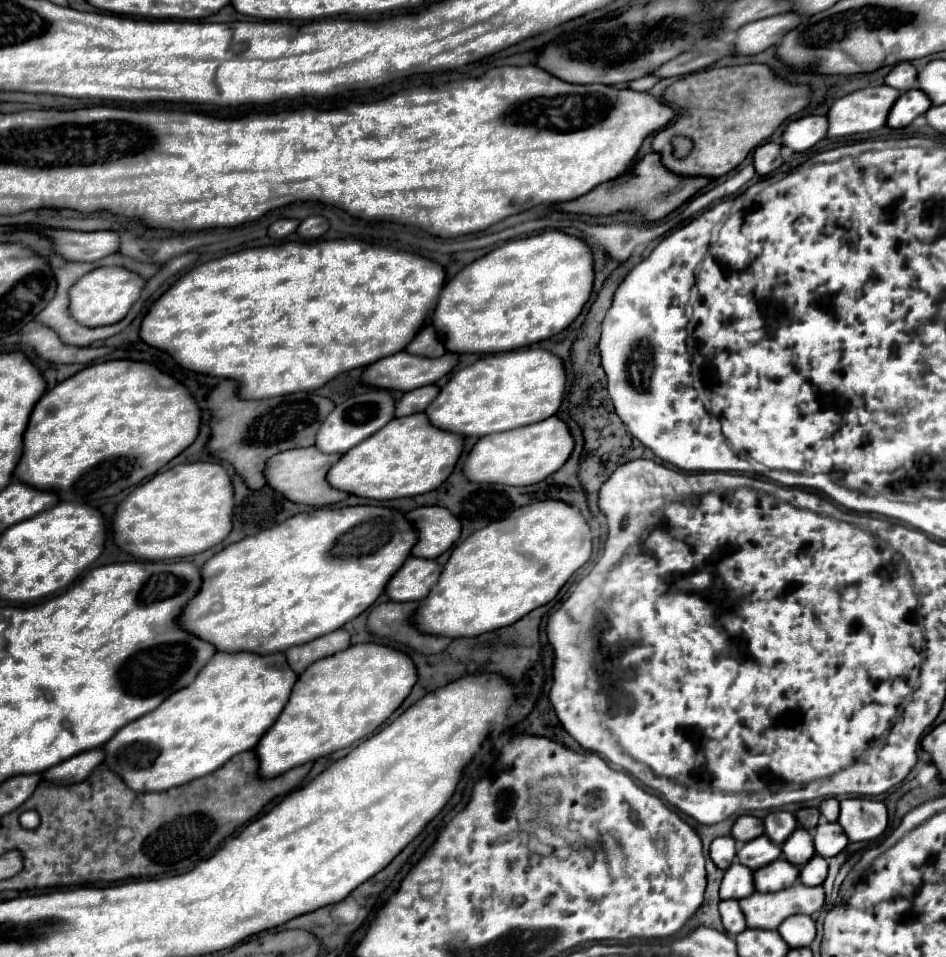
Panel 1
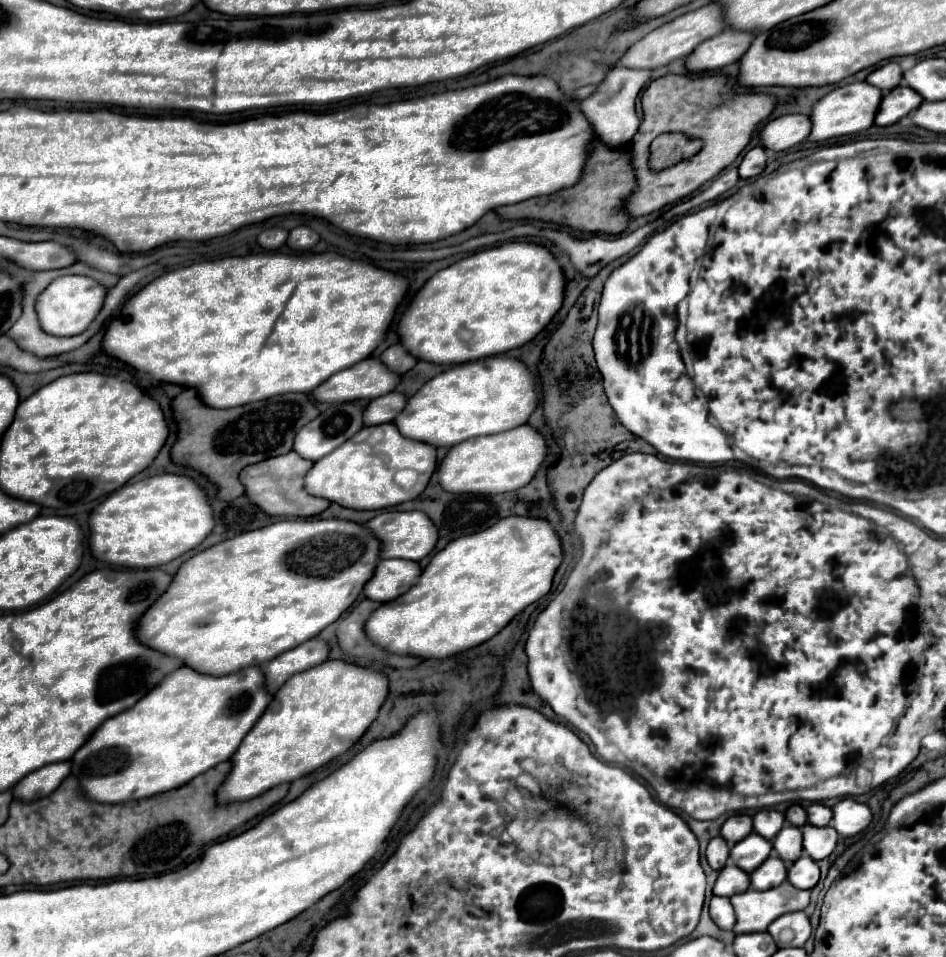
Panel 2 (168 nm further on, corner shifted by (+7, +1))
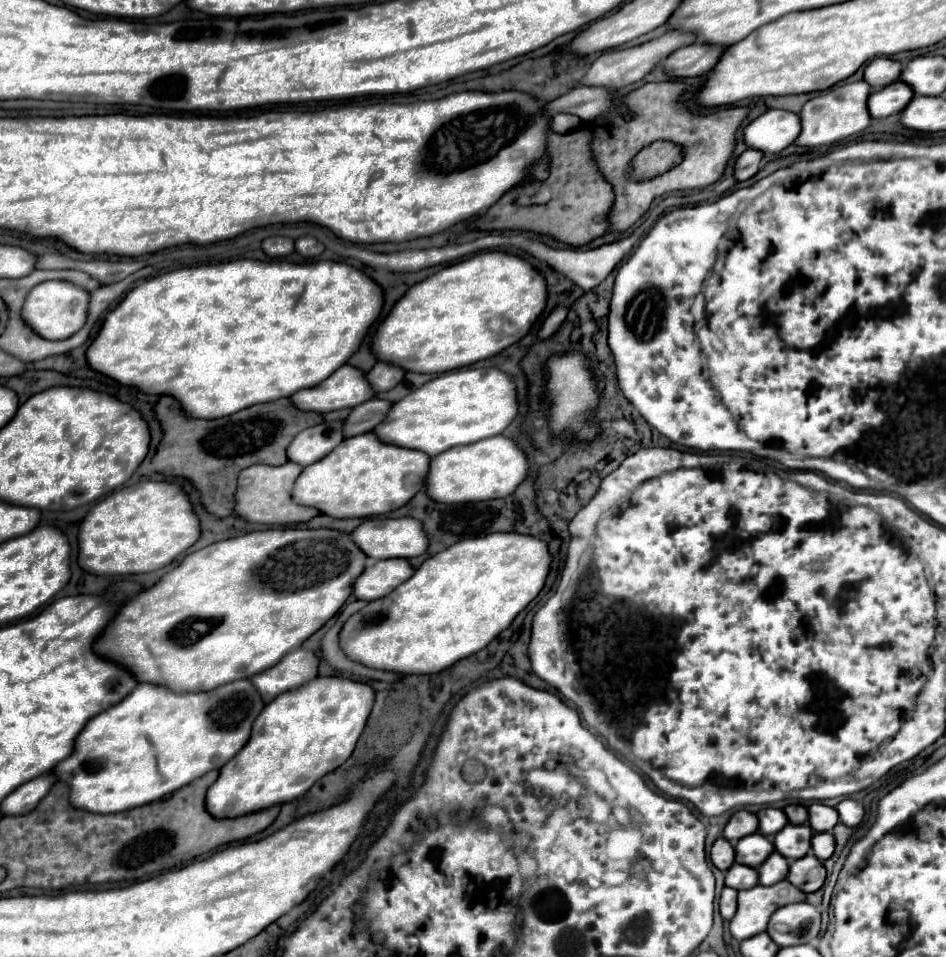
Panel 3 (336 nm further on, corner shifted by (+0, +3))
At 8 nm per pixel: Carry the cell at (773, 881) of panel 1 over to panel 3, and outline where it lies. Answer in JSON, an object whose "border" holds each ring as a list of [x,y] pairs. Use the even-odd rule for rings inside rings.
{"border":[[[773,852],[765,864],[759,866],[759,884],[763,886],[771,886],[771,884],[777,884],[779,880],[787,878],[789,874],[789,862],[779,856],[779,852]]]}

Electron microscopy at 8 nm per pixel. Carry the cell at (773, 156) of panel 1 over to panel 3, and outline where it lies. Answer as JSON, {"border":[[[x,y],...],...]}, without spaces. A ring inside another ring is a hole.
{"border":[[[747,148],[735,162],[735,178],[737,180],[753,178],[761,168],[761,160],[763,160],[763,152],[755,148]]]}

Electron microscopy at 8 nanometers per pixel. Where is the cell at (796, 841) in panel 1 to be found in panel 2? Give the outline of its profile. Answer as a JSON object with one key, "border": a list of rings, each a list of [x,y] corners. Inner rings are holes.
{"border":[[[784,826],[780,830],[780,834],[776,834],[776,838],[772,840],[776,854],[784,860],[784,862],[796,862],[802,854],[802,830],[796,826]]]}

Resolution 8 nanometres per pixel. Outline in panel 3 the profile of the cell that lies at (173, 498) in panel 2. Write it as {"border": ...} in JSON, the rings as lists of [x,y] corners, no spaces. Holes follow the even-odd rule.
{"border":[[[141,482],[97,502],[79,526],[79,566],[99,576],[155,572],[171,564],[201,536],[187,492],[175,482]]]}

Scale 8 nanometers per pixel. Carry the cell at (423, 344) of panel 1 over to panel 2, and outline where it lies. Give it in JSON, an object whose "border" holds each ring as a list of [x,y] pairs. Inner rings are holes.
{"border":[[[394,344],[388,350],[384,350],[382,356],[380,356],[380,360],[394,374],[404,374],[404,372],[408,372],[416,364],[416,358],[412,358],[400,344]]]}

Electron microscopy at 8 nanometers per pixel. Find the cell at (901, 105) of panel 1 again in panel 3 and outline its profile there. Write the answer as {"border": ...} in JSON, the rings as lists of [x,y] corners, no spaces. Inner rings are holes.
{"border":[[[903,82],[889,84],[881,92],[871,94],[869,112],[873,118],[887,118],[887,116],[903,112],[903,108],[907,108],[911,98],[913,98],[913,92],[907,84]]]}

